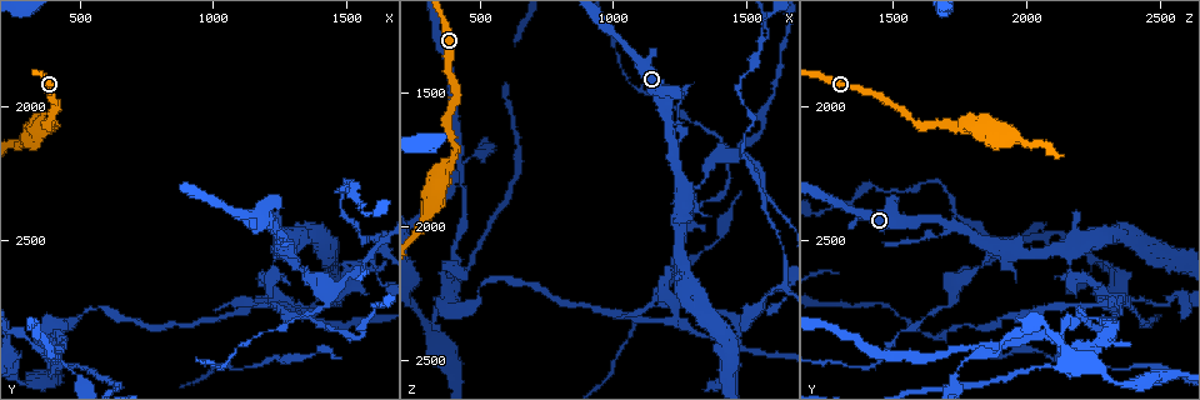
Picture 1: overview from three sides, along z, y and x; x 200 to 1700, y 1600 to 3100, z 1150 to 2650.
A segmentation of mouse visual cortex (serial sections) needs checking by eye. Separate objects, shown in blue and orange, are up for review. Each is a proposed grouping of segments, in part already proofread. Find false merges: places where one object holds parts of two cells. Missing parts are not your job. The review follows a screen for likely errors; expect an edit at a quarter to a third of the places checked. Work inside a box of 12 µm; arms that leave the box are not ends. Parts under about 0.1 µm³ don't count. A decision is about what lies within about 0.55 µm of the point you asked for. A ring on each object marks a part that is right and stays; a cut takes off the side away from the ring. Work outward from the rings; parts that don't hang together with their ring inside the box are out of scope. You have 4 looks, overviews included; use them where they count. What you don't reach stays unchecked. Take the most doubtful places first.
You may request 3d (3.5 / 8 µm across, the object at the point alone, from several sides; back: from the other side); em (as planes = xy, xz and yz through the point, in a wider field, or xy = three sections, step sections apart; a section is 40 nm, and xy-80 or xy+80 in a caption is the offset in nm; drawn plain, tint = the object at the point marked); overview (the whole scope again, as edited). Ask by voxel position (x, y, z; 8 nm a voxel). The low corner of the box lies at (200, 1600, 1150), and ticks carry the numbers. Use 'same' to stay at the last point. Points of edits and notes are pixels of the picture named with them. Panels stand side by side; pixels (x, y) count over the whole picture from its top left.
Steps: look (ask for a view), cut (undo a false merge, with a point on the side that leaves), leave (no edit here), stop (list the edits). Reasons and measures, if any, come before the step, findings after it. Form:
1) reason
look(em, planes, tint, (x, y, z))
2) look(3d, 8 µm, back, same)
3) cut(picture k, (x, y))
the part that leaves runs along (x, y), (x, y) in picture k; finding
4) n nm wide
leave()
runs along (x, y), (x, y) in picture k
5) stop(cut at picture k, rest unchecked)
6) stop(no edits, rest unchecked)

three arms meet
look(3d, 3.5 µm, (1260, 2510, 1840))

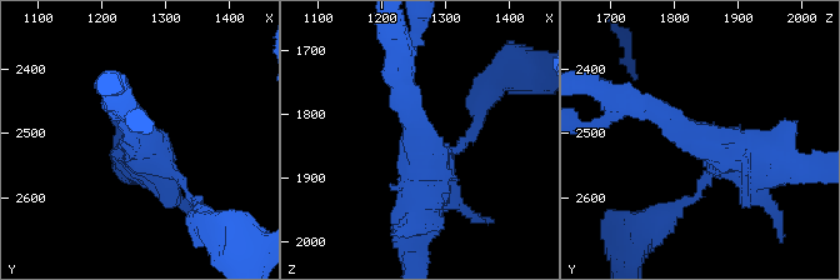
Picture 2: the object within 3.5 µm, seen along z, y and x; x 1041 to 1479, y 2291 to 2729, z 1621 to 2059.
look(em, xy, step 2, tint, (1265, 2510, 1845))

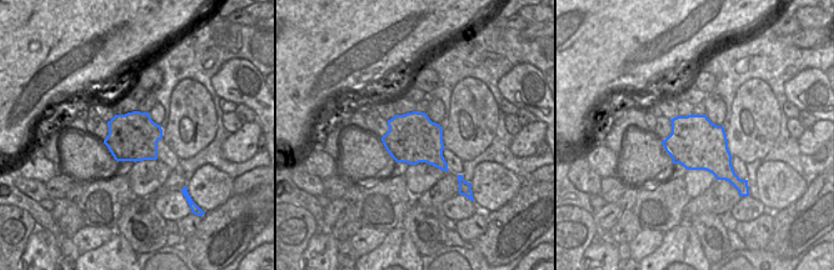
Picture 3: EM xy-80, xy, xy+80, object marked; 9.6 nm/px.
leave()
runs along (660, 111), (733, 154), (798, 170) in picture 2; all the same cell

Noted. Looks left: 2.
branch point
look(3d, 8 µm, (1440, 2680, 1740))

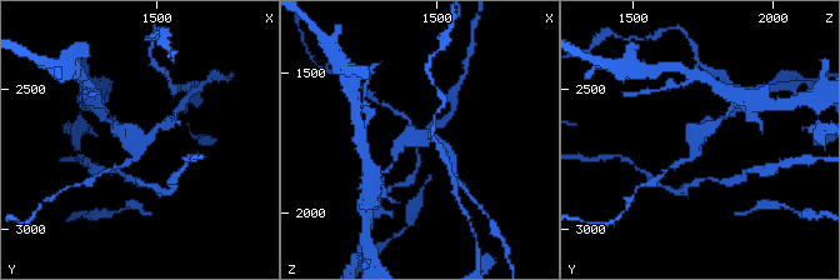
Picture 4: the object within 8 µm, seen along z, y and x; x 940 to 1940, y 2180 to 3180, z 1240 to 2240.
3 arms; arms of 150, 150, 300 nm
look(em, xy, step 5, tint, (1440, 2680, 1740))

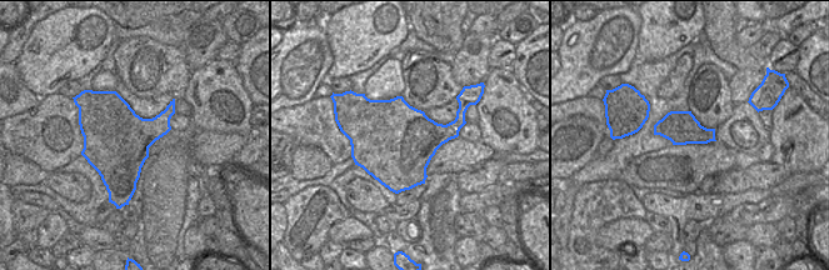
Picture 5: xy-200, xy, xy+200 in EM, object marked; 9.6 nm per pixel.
cut(picture 4, (166, 124))
the part that leaves runs along (136, 148), (136, 159), (108, 170) in picture 4; a second cell is stuck on

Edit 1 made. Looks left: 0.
stop(cut at picture 4, rest unchecked)

